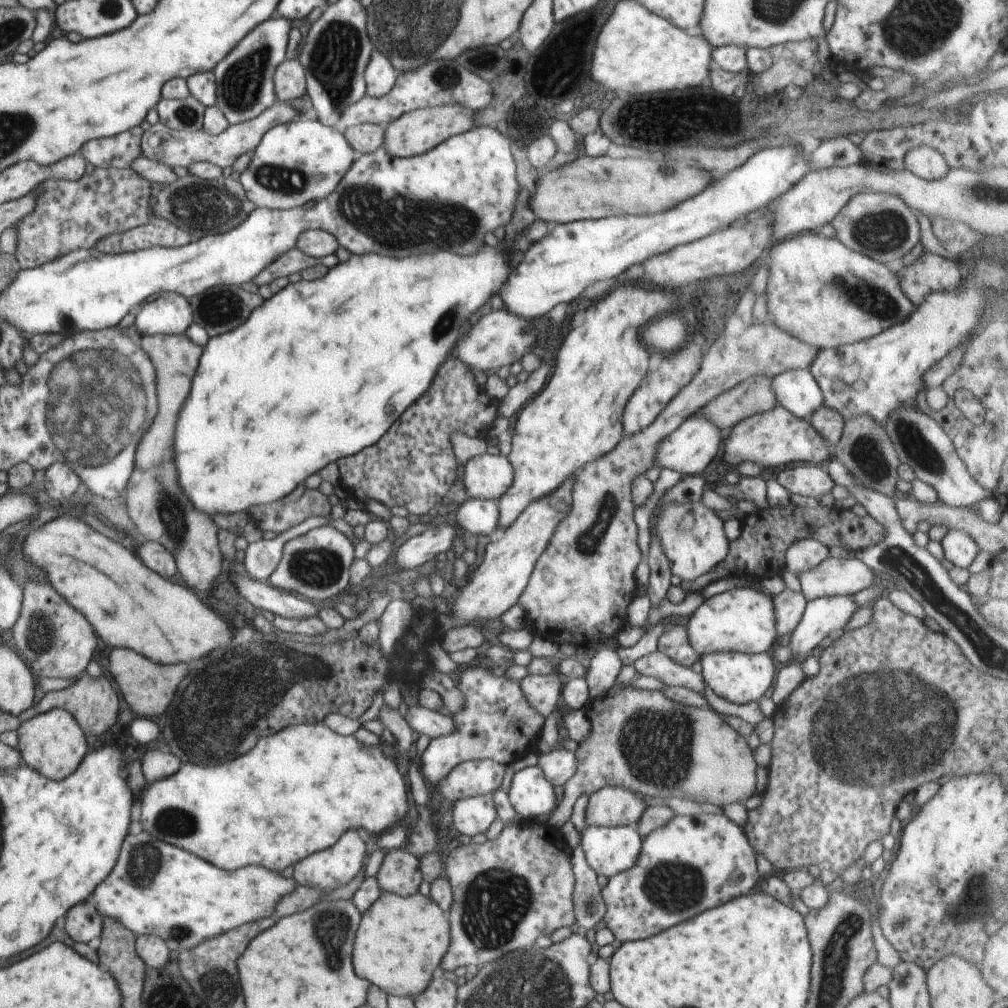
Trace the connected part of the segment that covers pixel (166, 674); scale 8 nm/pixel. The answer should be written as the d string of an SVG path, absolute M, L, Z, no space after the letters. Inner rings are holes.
M118 647L111 650L111 654L109 654L109 670L116 681L115 684L119 692L124 696L126 704L129 704L130 710L134 714L138 714L138 716L149 719L162 716L166 712L166 708L170 706L170 702L172 702L172 698L176 694L178 684L188 674L186 664L162 666L162 664L154 664L152 660L132 649ZM164 688L166 688L166 696L164 696Z

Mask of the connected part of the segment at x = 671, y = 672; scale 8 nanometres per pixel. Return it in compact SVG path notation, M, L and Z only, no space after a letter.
M660 649L638 657L634 663L637 676L653 676L664 684L672 687L686 687L695 690L705 698L703 676L694 672L691 667L685 667L675 660L669 659Z

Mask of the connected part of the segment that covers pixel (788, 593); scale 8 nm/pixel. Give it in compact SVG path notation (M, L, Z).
M782 589L773 598L779 636L790 634L798 626L804 614L807 600L800 591Z

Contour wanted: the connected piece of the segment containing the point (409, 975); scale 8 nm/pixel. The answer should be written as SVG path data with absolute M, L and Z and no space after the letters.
M383 891L380 898L368 908L366 912L361 913L361 921L355 932L353 942L353 967L355 973L361 978L371 982L372 985L378 986L380 990L383 990L387 995L396 995L399 997L415 997L429 985L431 978L434 973L439 971L439 964L441 963L442 957L446 954L450 944L450 927L449 917L443 912L443 910L432 900L429 896L422 895L421 893L413 894L409 897L403 897L396 893Z

